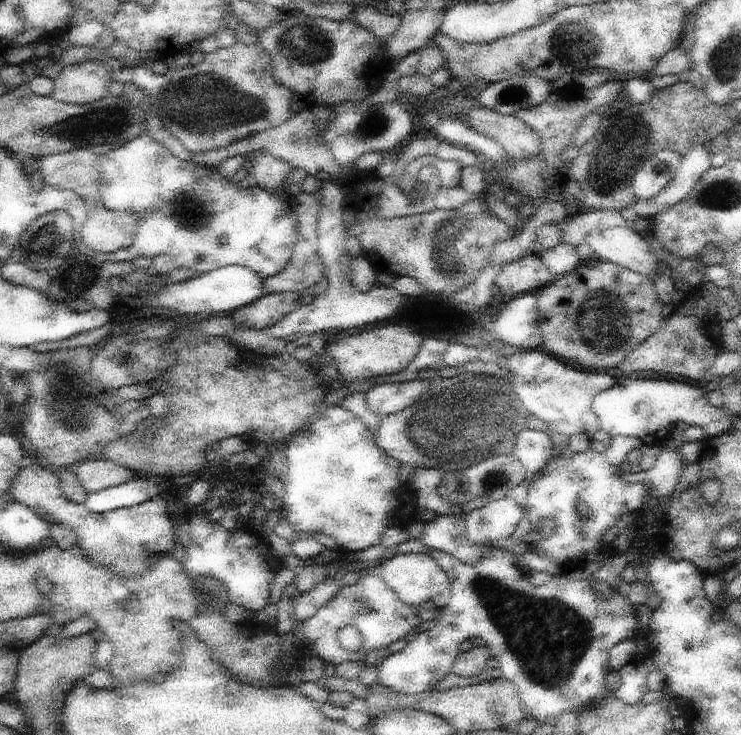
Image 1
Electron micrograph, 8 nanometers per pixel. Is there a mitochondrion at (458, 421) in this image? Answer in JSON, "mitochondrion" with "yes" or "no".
{"mitochondrion":"yes"}

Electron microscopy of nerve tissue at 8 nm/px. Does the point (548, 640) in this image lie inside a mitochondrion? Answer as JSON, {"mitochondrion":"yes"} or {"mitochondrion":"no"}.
{"mitochondrion":"yes"}

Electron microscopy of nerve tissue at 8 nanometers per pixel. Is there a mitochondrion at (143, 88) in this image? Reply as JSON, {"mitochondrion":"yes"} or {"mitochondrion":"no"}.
{"mitochondrion":"no"}

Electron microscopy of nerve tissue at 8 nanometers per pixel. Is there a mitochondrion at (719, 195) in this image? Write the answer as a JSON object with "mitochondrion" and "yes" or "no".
{"mitochondrion":"yes"}

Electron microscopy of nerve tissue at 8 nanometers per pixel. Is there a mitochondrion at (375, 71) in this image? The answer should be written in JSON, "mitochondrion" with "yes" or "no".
{"mitochondrion":"no"}

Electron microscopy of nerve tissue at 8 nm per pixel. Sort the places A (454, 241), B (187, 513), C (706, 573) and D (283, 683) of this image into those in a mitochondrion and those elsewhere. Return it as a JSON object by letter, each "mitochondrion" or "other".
{"A":"mitochondrion","B":"other","C":"other","D":"other"}

